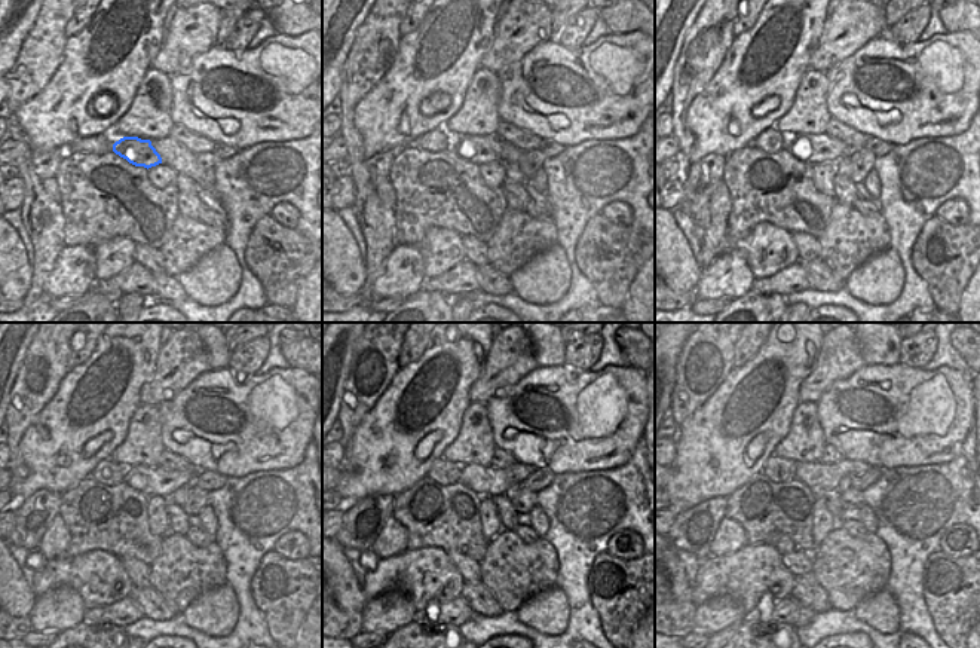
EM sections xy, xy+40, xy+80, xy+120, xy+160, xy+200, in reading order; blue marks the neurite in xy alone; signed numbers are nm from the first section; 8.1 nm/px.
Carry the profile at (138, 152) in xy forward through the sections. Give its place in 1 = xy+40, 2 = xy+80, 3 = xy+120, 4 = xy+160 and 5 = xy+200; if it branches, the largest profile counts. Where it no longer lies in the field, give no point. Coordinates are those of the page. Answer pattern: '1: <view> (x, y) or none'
1: xy+40 (480, 149)
2: xy+80 (812, 149)
3: xy+120 (152, 480)
4: xy+160 (487, 480)
5: xy+200 (829, 476)

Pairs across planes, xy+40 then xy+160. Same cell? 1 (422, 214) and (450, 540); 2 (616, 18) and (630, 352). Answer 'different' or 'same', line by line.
1: same
2: same

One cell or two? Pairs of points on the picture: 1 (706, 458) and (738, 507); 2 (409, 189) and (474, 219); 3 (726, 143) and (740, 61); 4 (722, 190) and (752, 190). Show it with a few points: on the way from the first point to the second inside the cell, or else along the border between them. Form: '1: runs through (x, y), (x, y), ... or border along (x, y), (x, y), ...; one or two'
1: border along (759, 473), (755, 473), (726, 498); two
2: runs through (425, 189), (432, 193), (450, 195), (458, 202); one
3: runs through (726, 122), (726, 100), (737, 86), (737, 82); one
4: border along (722, 180), (731, 199), (728, 217); two

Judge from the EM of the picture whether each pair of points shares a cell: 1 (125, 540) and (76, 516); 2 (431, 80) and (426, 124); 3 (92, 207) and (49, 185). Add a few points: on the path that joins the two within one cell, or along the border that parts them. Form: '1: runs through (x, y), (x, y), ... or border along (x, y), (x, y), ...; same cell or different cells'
1: runs through (113, 528), (110, 525), (97, 525), (88, 519); same cell
2: runs through (420, 91), (416, 95), (416, 113); same cell
3: border along (54, 177), (60, 201); different cells

